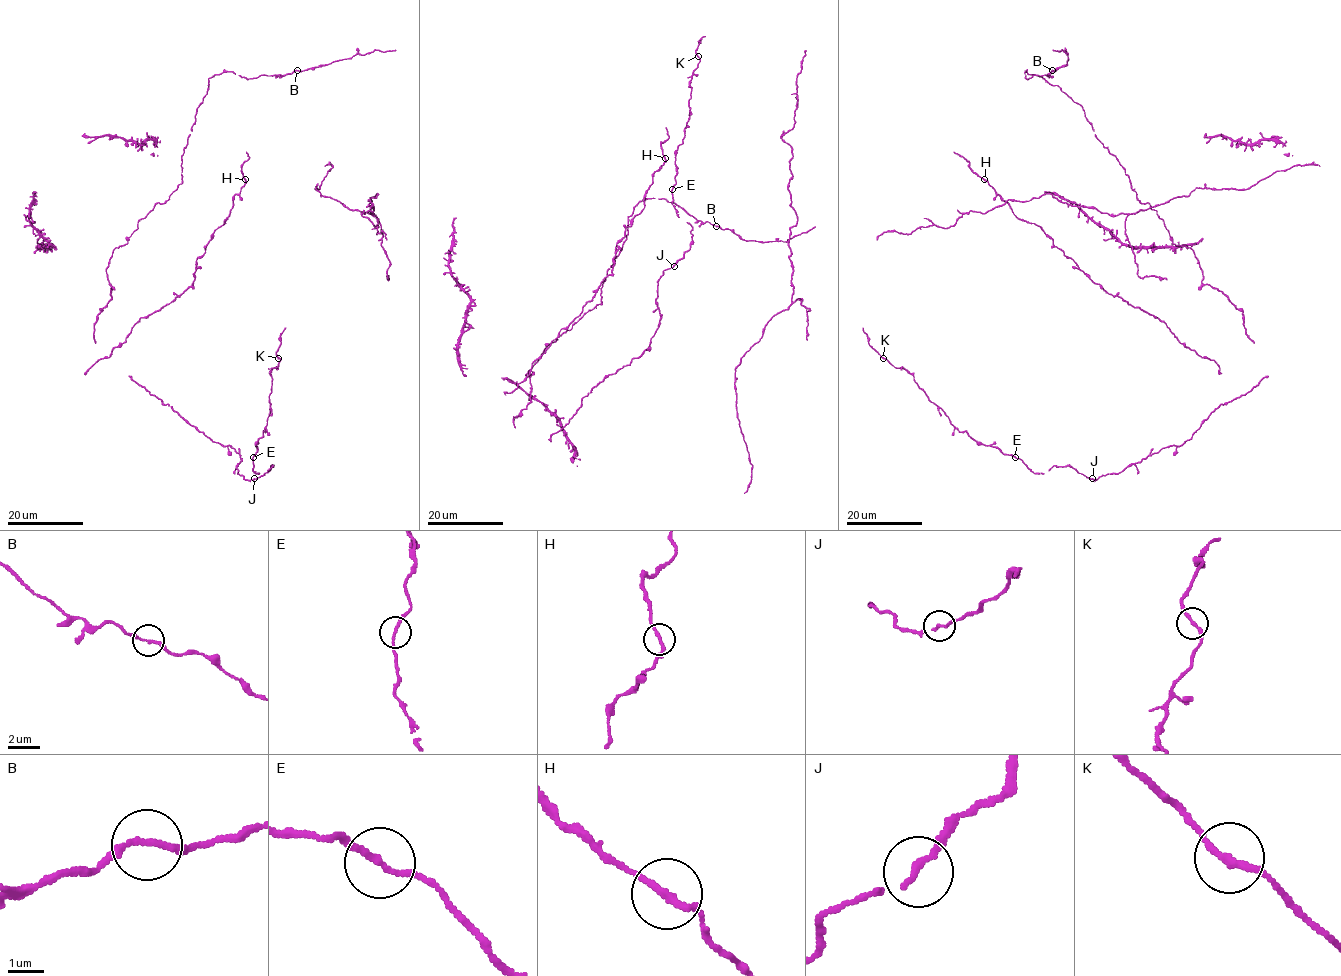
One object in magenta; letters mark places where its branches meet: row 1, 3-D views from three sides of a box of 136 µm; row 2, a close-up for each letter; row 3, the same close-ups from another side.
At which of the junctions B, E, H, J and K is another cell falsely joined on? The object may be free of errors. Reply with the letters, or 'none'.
none

